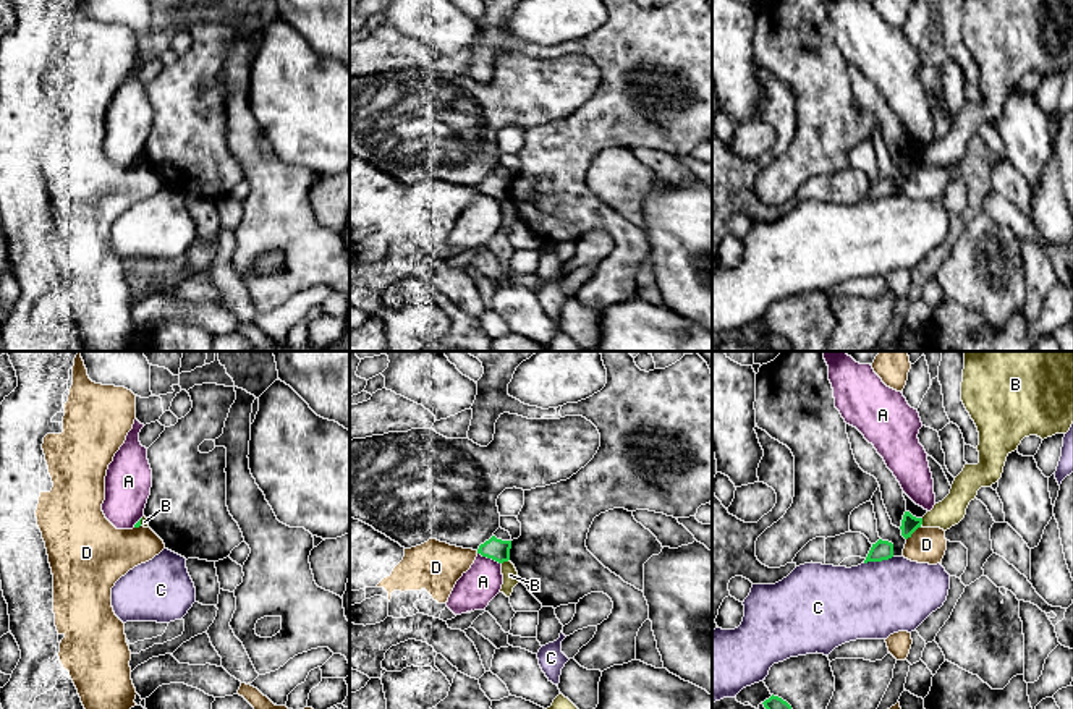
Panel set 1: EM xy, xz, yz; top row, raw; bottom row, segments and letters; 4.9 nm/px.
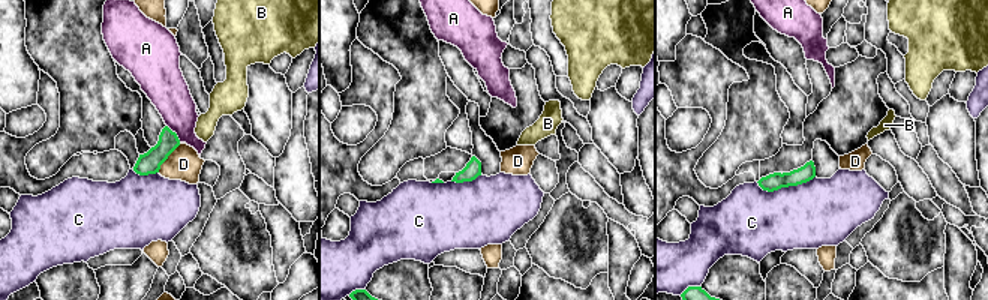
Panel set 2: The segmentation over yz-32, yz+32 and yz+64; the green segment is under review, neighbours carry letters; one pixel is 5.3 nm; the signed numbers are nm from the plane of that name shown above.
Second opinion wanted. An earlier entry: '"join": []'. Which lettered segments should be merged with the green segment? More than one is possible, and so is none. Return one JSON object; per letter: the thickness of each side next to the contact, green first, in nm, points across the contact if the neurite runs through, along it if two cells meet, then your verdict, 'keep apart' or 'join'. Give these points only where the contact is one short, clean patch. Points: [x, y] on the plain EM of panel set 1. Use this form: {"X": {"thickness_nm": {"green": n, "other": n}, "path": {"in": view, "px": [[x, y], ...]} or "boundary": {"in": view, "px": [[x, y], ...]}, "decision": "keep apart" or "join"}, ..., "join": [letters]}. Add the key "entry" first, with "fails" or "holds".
{"entry": "holds", "A": {"thickness_nm": {"green": 110, "other": 190}, "boundary": {"in": "xz", "px": [[478, 190], [500, 201]]}, "decision": "keep apart"}, "B": {"thickness_nm": {"green": 110, "other": 80}, "boundary": {"in": "xz", "px": [[508, 196], [502, 201]]}, "decision": "keep apart"}, "C": {"thickness_nm": {"green": 100, "other": 380}, "decision": "keep apart"}, "D": {"thickness_nm": {"green": 90, "other": 180}, "decision": "keep apart"}, "join": []}

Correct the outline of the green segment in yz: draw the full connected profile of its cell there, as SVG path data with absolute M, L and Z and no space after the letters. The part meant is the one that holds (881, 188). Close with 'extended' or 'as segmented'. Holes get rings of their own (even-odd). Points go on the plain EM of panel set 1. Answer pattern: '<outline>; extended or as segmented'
M879 176L876 181L872 181L864 201L867 199L882 199L893 194L893 181L889 178Z; as segmented

